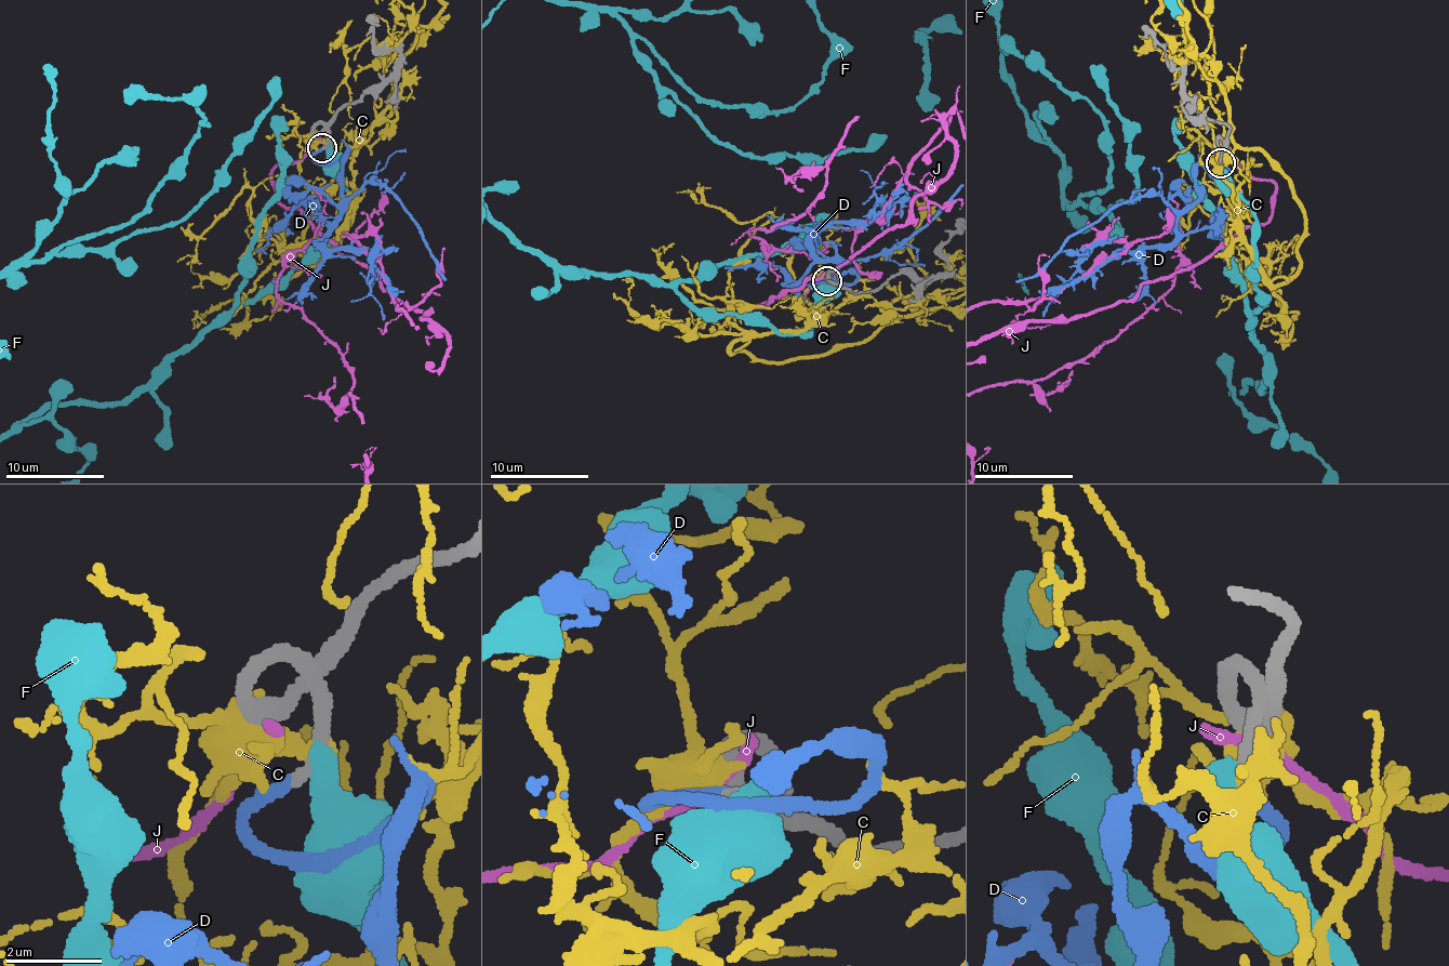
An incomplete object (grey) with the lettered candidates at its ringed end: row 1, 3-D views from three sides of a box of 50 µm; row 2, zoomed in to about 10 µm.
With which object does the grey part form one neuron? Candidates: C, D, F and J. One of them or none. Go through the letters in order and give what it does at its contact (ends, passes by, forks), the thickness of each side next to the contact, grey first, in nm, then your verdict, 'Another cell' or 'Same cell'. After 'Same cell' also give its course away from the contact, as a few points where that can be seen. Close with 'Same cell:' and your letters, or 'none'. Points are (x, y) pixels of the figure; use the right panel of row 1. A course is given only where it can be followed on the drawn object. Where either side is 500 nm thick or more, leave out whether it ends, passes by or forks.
C: It ends there. Thickness 400 nm (grey) against 300 nm. Another cell
D: It ends there. Thickness 280 nm (grey) against 240 nm. Same cell
F: Thickness 380 nm (grey) against 500 nm. Another cell
J: It ends there. Thickness 400 nm (grey) against 320 nm. Another cell
Same cell: D

